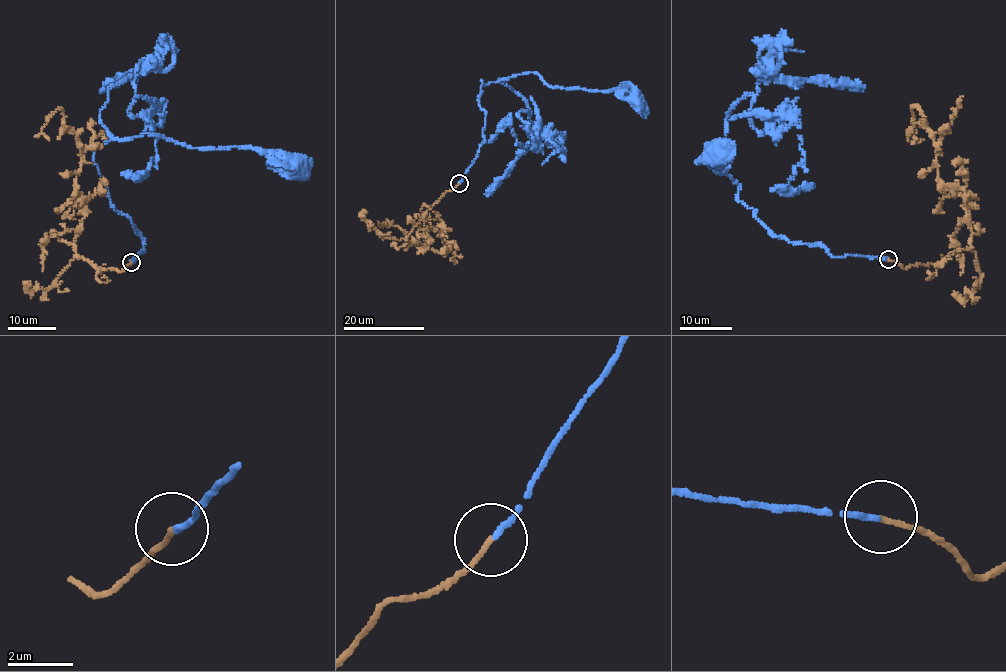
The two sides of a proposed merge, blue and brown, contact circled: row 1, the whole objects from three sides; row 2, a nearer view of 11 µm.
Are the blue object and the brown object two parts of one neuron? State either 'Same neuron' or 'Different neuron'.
Same neuron

